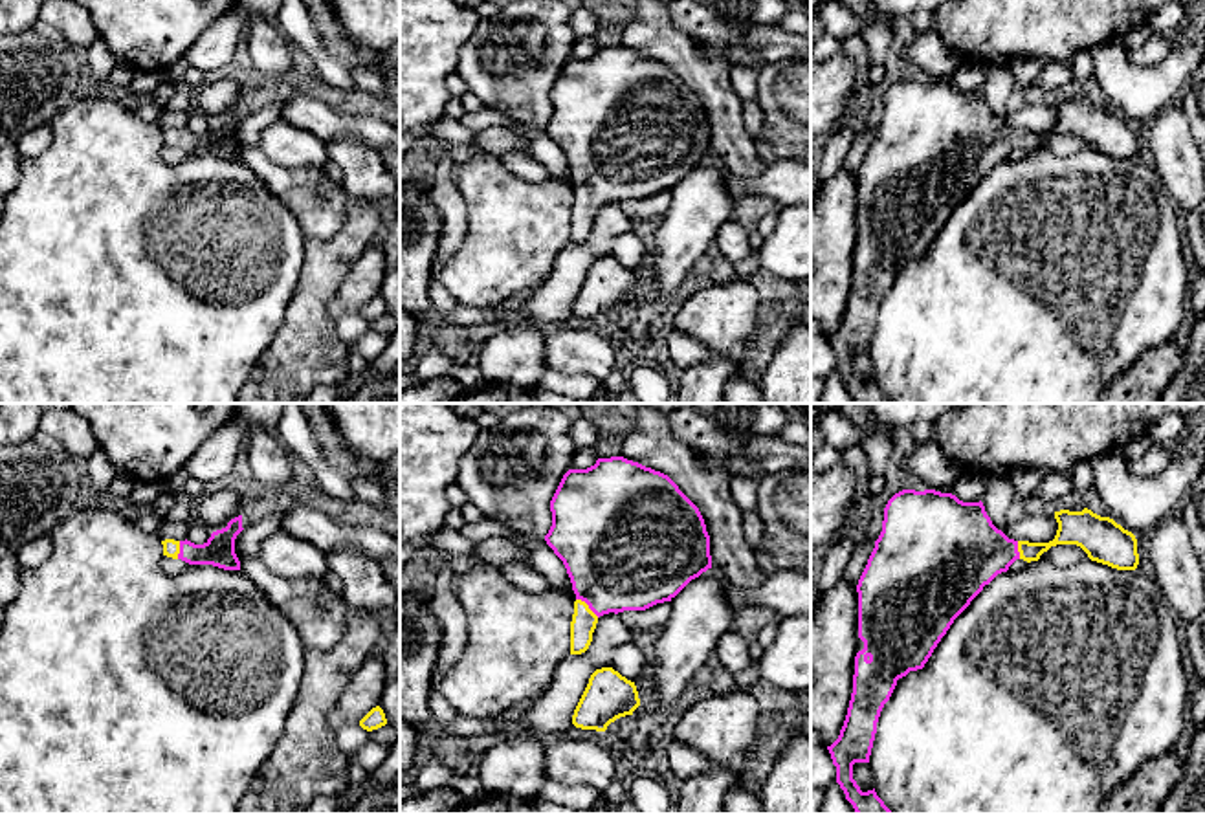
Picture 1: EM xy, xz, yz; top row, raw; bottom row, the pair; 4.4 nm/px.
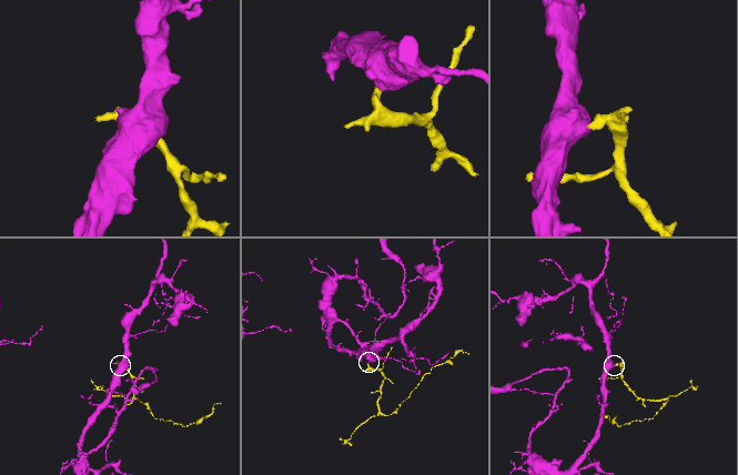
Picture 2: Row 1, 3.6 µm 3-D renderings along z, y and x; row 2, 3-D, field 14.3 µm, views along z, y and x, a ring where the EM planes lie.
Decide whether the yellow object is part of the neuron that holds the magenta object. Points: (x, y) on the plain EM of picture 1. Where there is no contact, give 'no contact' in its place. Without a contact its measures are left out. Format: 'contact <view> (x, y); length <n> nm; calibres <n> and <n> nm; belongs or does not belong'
contact xz (587, 193); length 130 nm; calibres 480 and 110 nm; belongs

